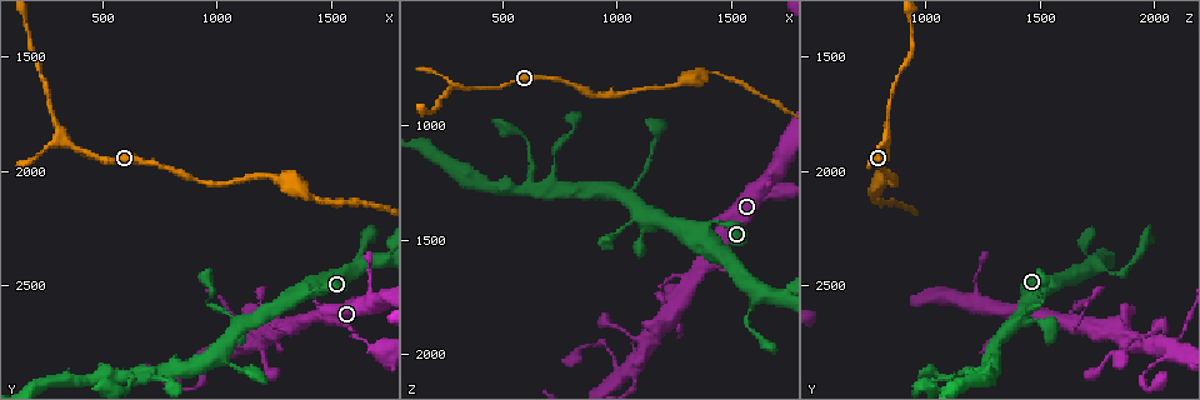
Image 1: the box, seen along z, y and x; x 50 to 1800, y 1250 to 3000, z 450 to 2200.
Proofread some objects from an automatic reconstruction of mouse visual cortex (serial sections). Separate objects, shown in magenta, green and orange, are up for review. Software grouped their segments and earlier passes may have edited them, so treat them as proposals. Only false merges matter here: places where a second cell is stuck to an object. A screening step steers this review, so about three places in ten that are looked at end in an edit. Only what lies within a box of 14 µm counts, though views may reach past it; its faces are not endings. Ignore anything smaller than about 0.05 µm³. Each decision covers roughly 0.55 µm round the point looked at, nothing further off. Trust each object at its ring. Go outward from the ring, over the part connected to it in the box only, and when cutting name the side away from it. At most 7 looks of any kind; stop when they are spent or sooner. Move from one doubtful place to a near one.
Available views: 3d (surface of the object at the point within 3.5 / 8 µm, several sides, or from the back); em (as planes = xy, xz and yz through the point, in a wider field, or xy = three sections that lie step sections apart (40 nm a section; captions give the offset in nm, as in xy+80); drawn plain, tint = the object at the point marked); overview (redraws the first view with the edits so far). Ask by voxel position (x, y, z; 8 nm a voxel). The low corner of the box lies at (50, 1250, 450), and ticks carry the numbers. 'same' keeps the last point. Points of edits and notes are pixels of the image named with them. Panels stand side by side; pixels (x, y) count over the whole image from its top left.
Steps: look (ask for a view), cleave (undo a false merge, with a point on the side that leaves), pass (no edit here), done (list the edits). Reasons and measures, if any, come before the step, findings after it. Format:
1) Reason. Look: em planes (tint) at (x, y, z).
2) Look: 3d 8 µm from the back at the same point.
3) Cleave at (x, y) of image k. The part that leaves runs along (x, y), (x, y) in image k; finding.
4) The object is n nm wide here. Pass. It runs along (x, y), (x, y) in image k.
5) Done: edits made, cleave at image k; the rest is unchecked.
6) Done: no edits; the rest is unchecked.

Branch point. Look: 3d 8 µm from the back at (340, 1880, 840).

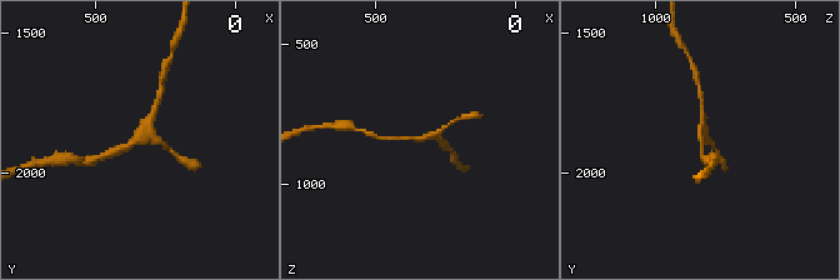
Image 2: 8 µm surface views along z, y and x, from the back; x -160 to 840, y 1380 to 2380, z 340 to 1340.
Look: 3d 3.5 µm at (340, 1880, 830).

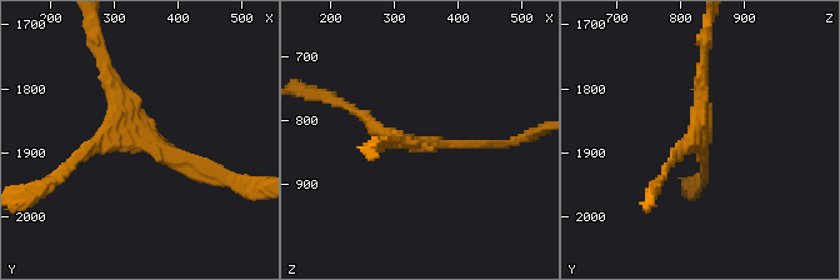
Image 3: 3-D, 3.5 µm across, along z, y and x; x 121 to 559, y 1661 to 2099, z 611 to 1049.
Shape alone is not enough. Look: em xy step 5 (tint) at (340, 1870, 835).

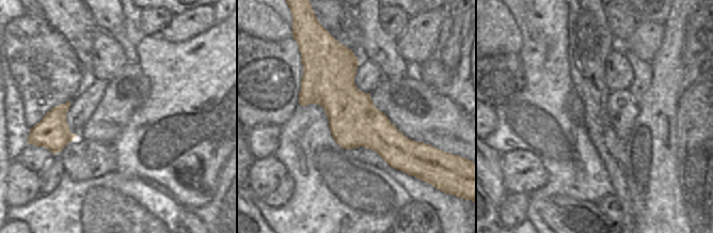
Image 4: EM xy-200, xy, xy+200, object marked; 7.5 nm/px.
Pass. It runs along (338, 48), (338, 94), (405, 168) in image 4; one cell here.

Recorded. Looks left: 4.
Four-way junction. Look: 3d 3.5 µm at (1100, 2750, 1930).

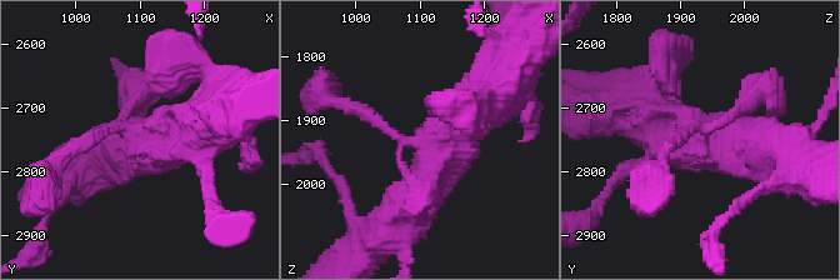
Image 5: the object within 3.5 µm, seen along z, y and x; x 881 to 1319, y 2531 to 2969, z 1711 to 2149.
4 arms meet here; the arms are 150, 300, 500, 700 nm wide; now the EM. Look: em planes (tint) at (1105, 2745, 1930).

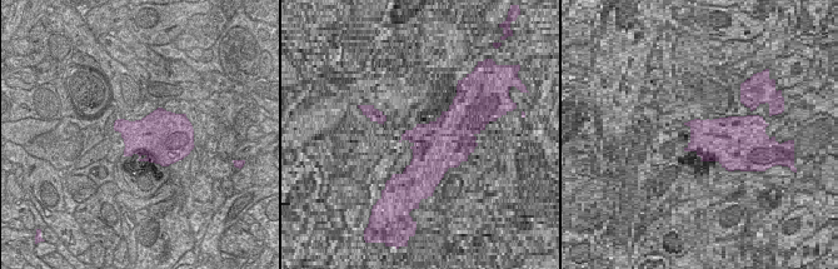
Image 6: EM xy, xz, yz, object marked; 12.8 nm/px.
The object is 650 nm wide here. Pass. It runs along (490, 93), (436, 158), (399, 221) in image 5; all the same cell.

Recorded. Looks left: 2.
Look: 3d 3.5 µm at (1360, 2530, 1460).

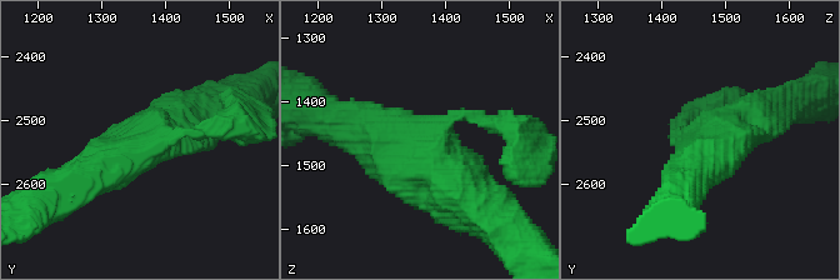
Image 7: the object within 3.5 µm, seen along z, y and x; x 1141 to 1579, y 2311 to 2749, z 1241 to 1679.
3 arms meet here. Pass. It runs along (216, 125), (105, 159), (79, 183) in image 7; one cell here.

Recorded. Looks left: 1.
Done: no edits; the rest is unchecked.

